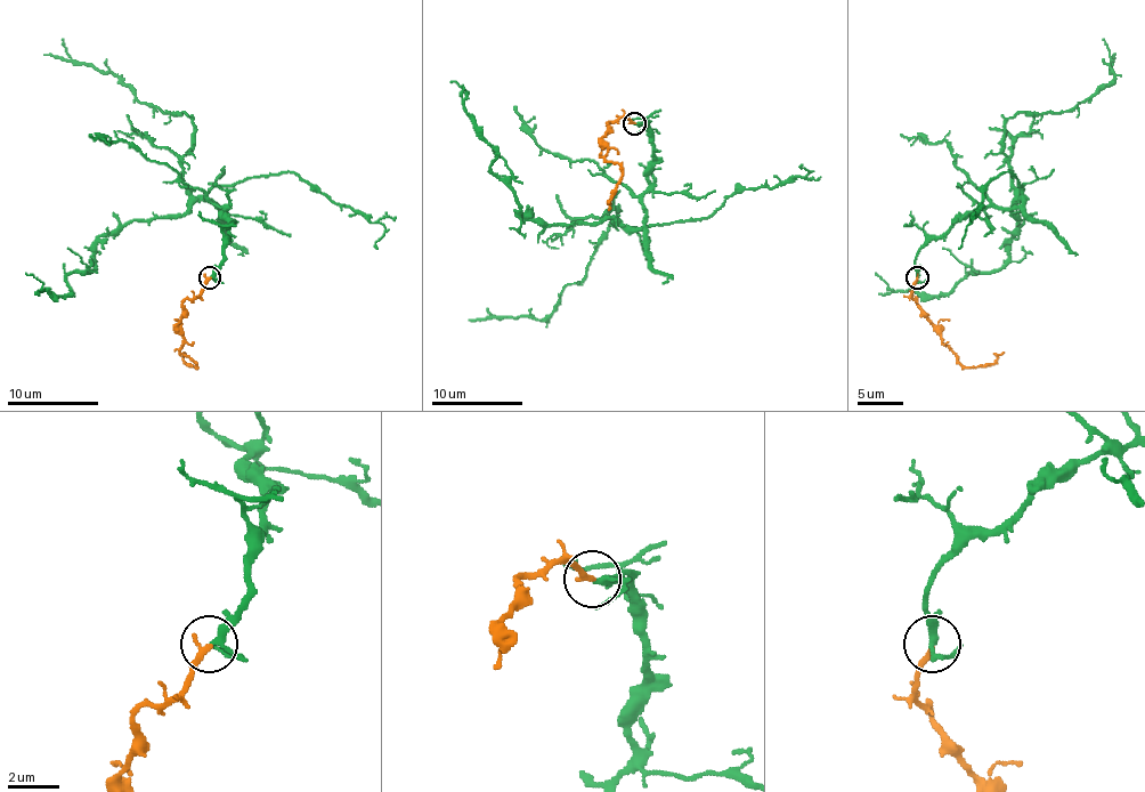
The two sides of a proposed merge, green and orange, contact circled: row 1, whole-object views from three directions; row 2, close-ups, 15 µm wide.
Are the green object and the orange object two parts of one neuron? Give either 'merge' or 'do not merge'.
merge

